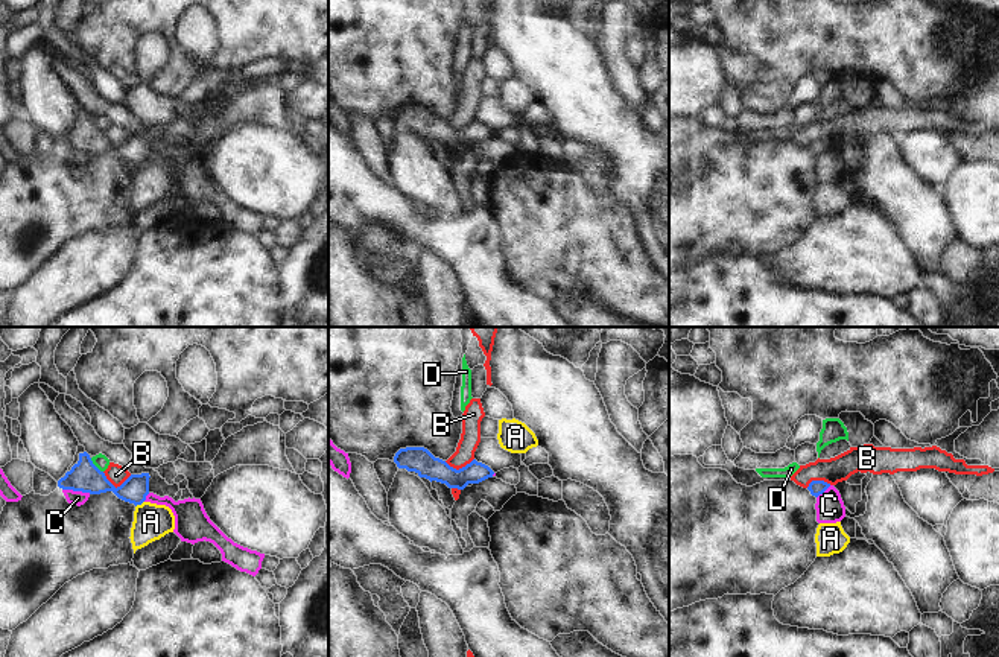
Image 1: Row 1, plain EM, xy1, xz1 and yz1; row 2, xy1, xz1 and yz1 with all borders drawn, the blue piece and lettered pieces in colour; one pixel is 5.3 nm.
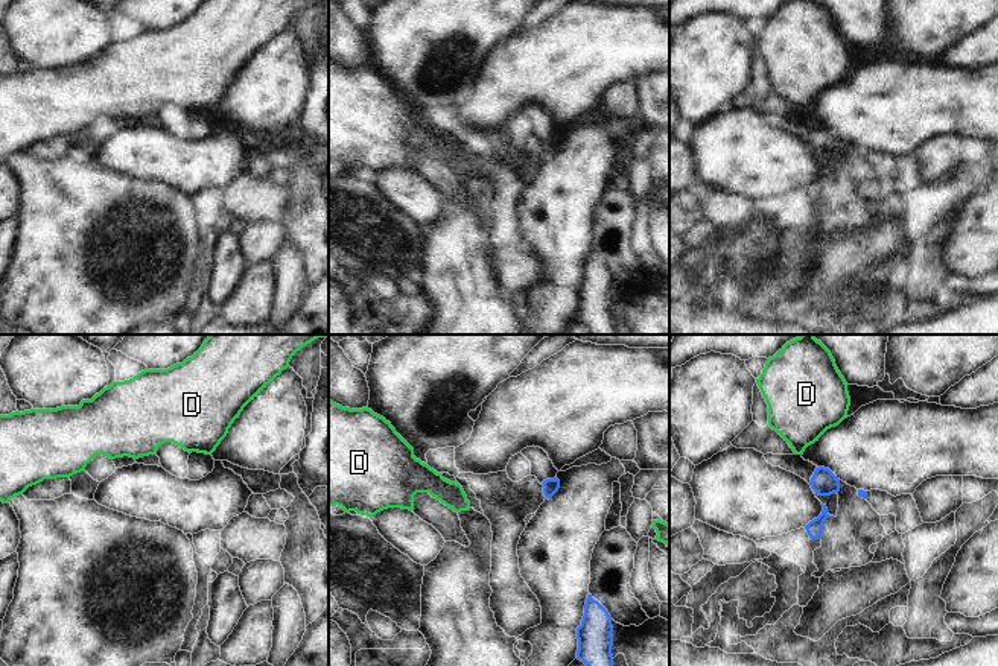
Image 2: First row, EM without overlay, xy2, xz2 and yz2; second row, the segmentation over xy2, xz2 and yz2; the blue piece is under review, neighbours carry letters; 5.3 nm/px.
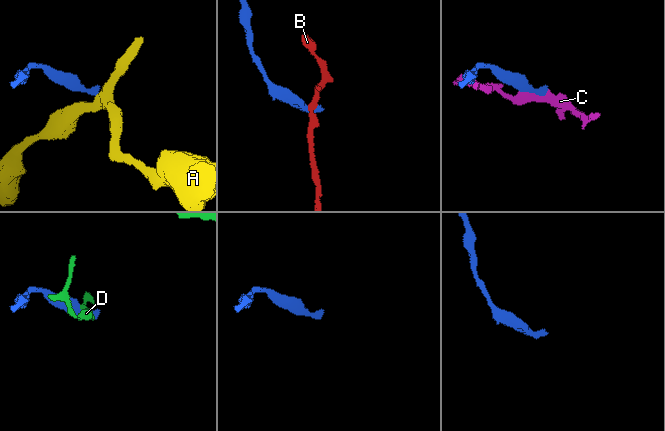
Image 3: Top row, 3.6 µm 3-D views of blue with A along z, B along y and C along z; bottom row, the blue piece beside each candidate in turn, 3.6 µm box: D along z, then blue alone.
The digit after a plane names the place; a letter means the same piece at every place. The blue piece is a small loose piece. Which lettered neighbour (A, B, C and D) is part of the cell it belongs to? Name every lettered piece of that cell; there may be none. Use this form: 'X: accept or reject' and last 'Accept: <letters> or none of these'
A: reject
B: reject
C: reject
D: reject
Accept: none of these

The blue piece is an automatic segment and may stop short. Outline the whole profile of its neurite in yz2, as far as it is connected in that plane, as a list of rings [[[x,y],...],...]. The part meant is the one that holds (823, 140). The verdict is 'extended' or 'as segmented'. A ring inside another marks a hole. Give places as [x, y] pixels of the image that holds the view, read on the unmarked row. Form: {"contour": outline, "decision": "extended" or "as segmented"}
{"contour": [[[764,114],[773,126],[780,126],[805,138],[818,155],[831,155],[840,151],[840,138],[825,126],[805,120],[802,114]]], "decision": "extended"}

